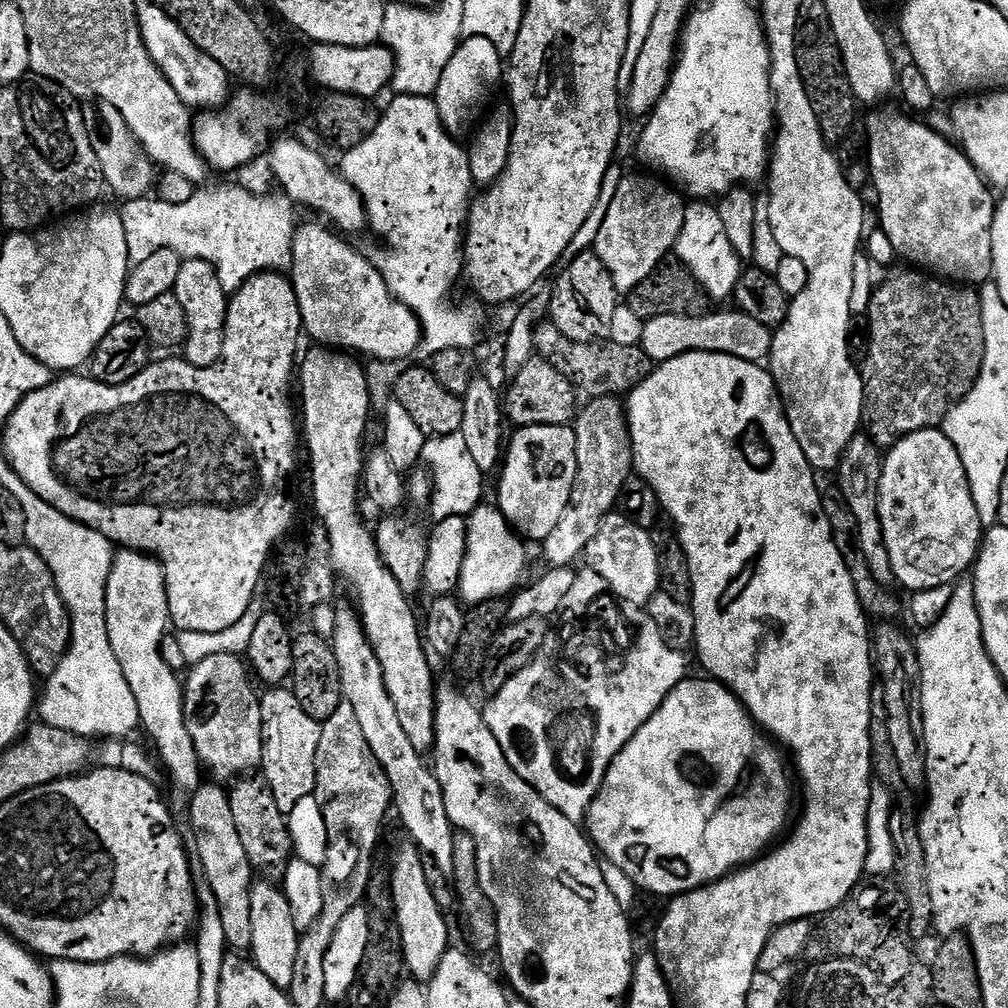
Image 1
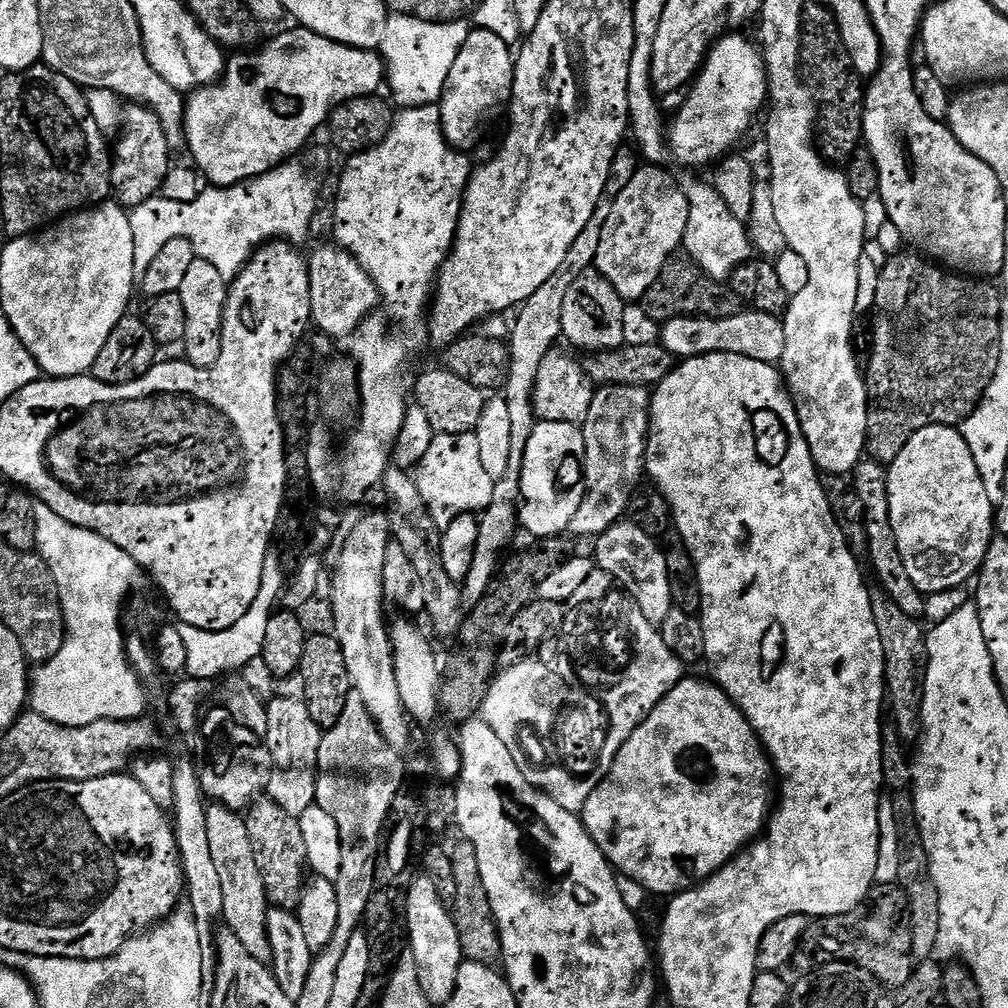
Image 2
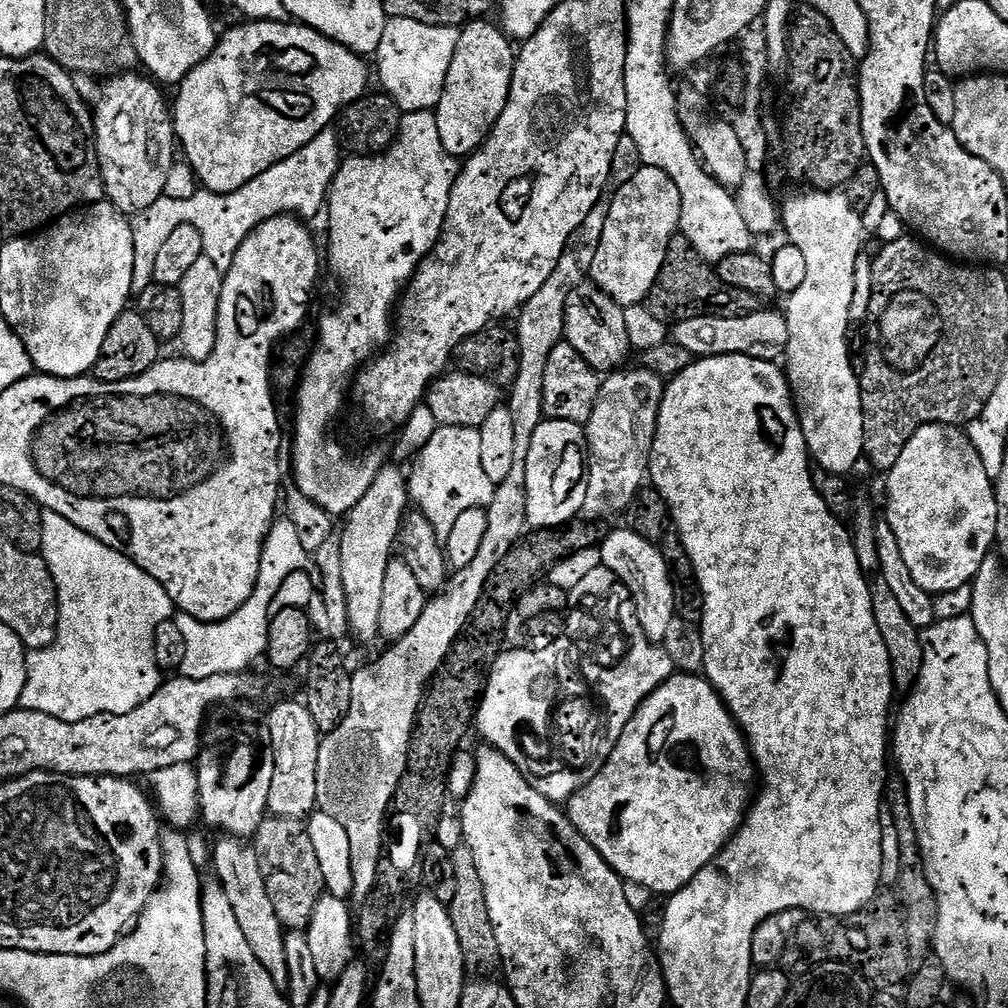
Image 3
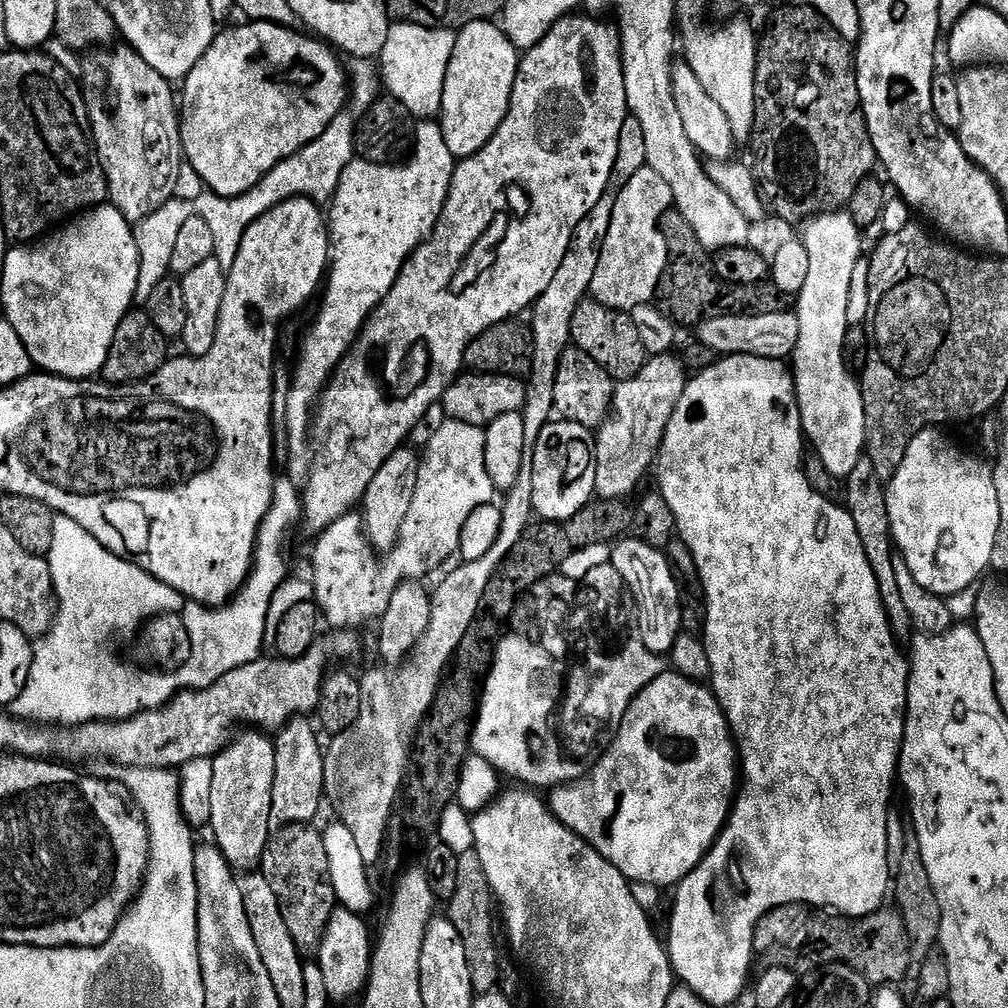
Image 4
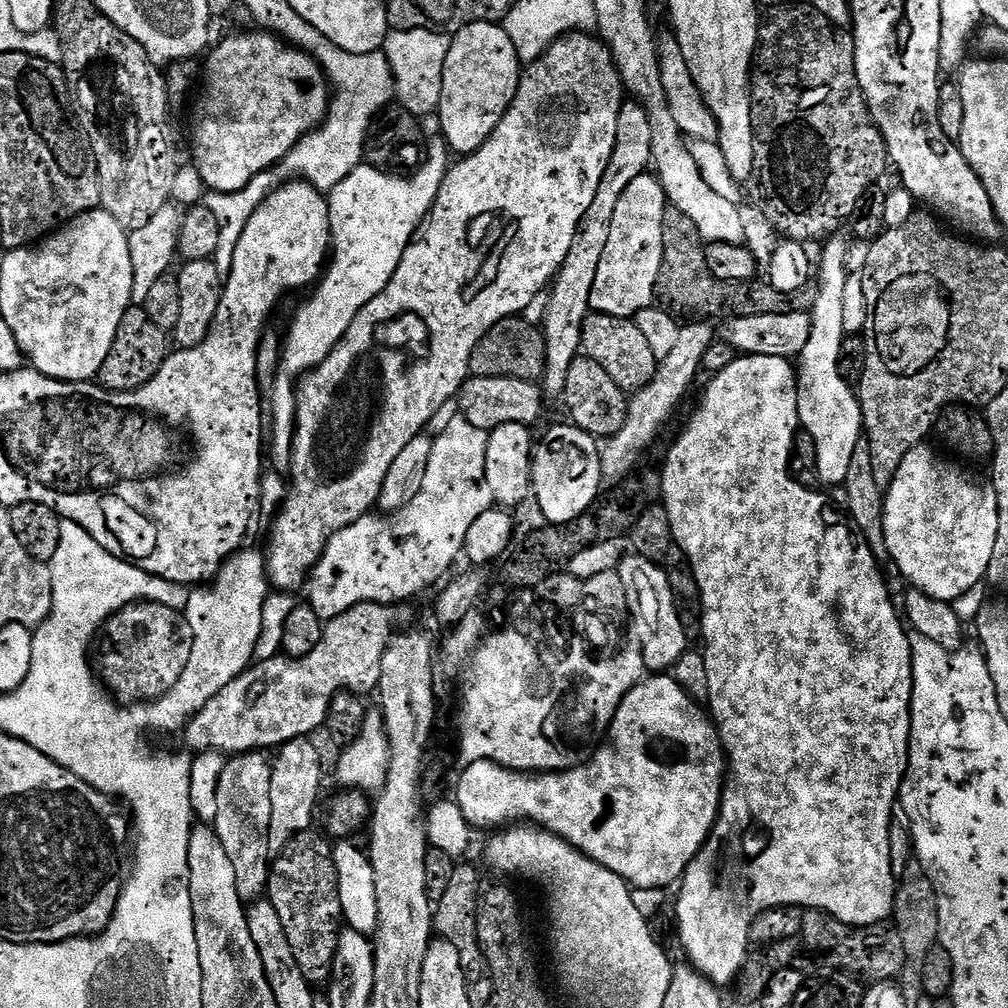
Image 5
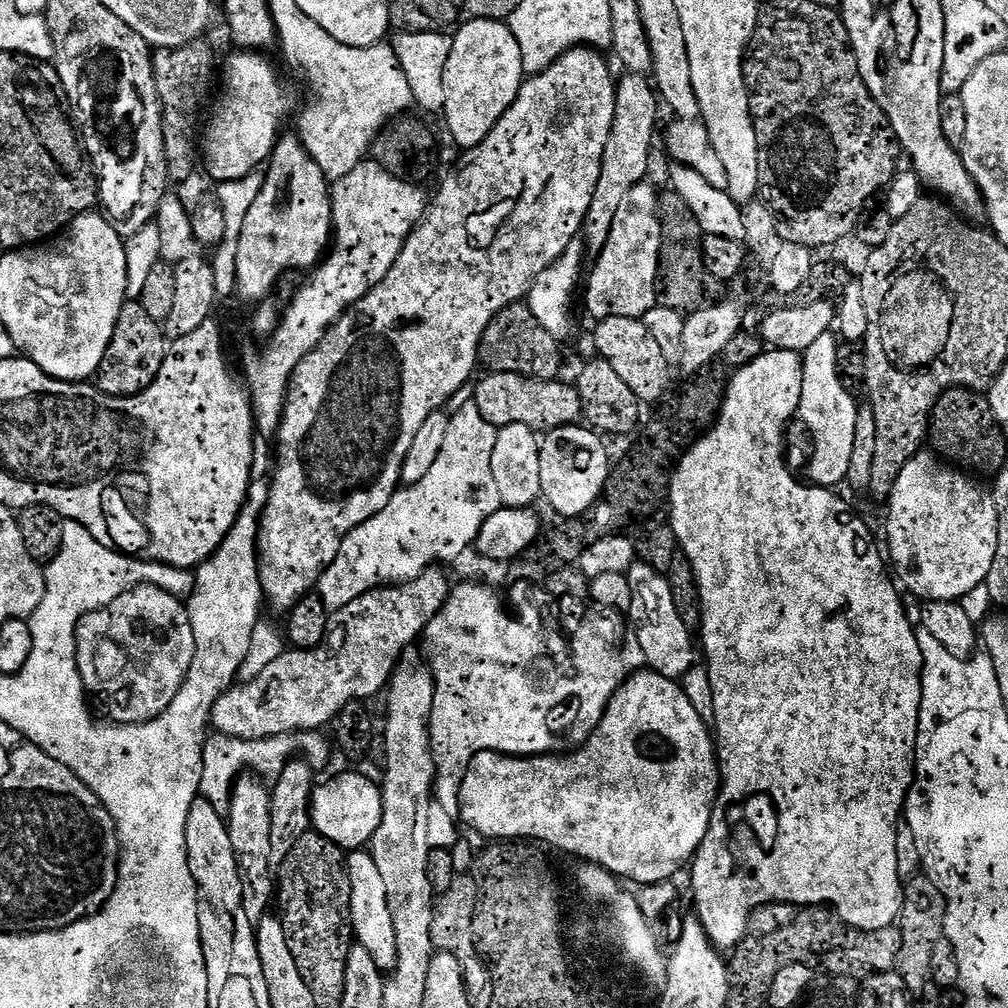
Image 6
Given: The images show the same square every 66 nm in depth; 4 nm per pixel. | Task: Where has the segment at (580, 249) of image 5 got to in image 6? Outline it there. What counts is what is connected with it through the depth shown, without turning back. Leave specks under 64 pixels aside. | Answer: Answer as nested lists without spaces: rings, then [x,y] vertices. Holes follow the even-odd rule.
[[[628,72],[624,75],[626,76],[623,79],[620,78],[617,81],[614,125],[610,128],[610,138],[607,140],[606,150],[603,151],[603,164],[602,170],[599,172],[598,185],[595,186],[594,194],[591,196],[590,210],[584,219],[584,227],[582,229],[582,240],[585,249],[594,256],[599,255],[605,248],[610,228],[614,224],[614,217],[623,199],[626,198],[634,186],[643,183],[647,177],[645,175],[648,172],[648,162],[652,154],[652,144],[658,122],[660,100],[653,83],[640,72]]]

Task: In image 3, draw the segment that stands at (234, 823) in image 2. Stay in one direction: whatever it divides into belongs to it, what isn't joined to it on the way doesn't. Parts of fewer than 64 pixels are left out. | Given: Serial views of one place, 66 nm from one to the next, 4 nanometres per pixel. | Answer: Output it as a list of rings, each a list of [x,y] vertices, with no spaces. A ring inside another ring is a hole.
[[[225,835],[210,852],[210,864],[216,867],[215,879],[223,885],[226,896],[230,898],[230,906],[234,906],[234,916],[242,926],[242,934],[246,934],[246,942],[250,942],[250,950],[254,950],[254,958],[262,962],[262,966],[274,978],[274,982],[284,986],[288,983],[288,967],[286,966],[286,929],[274,910],[274,902],[270,902],[270,894],[266,890],[266,882],[262,878],[260,863],[256,857],[255,847],[248,848],[243,839]]]

